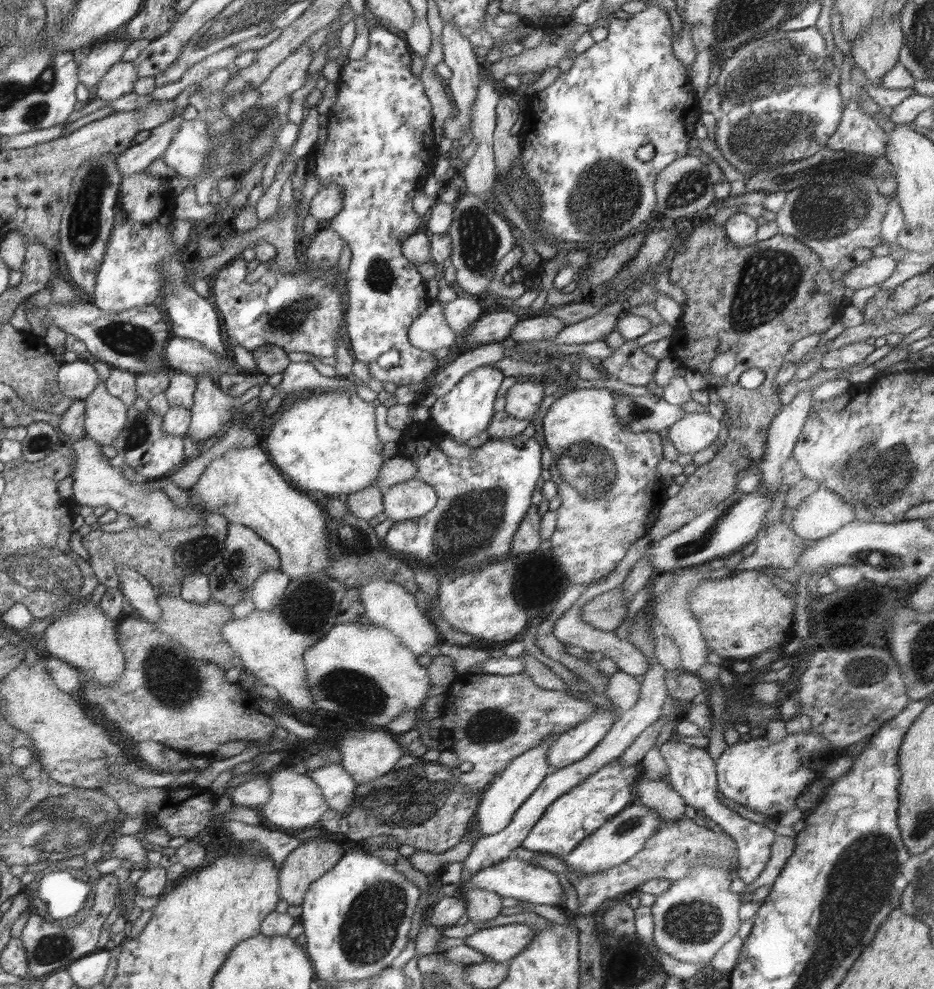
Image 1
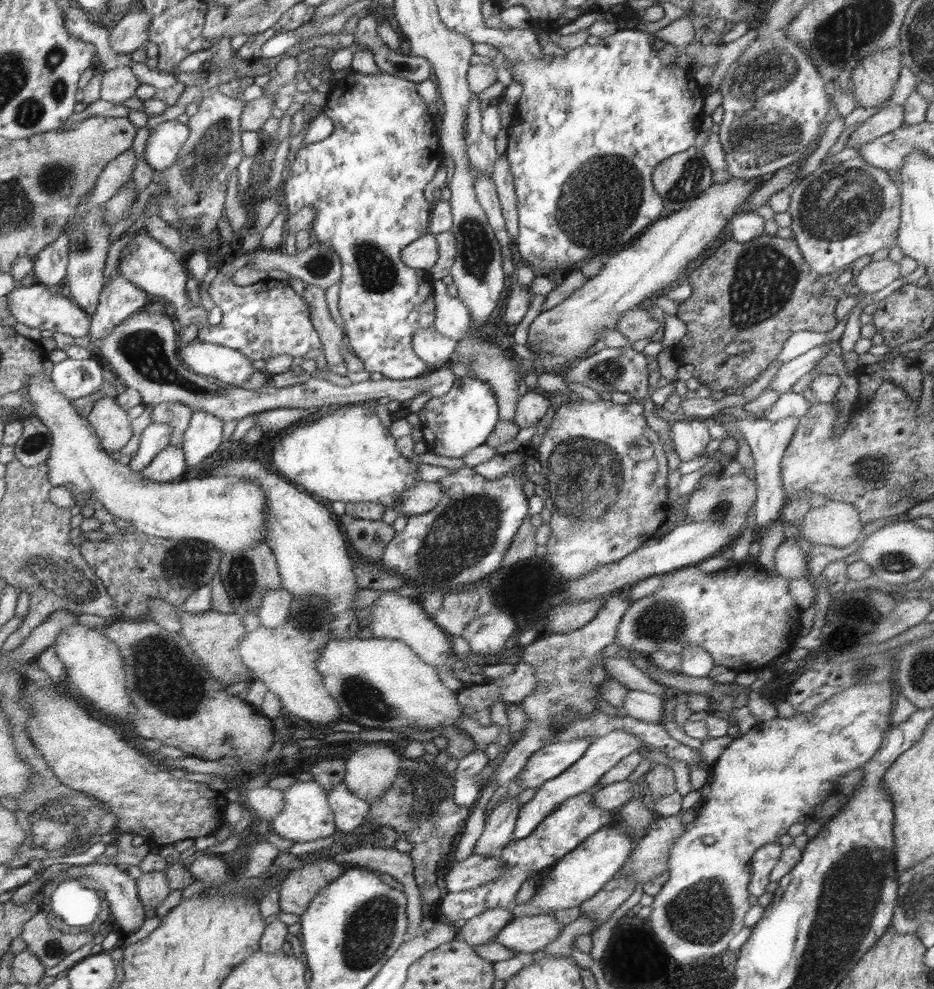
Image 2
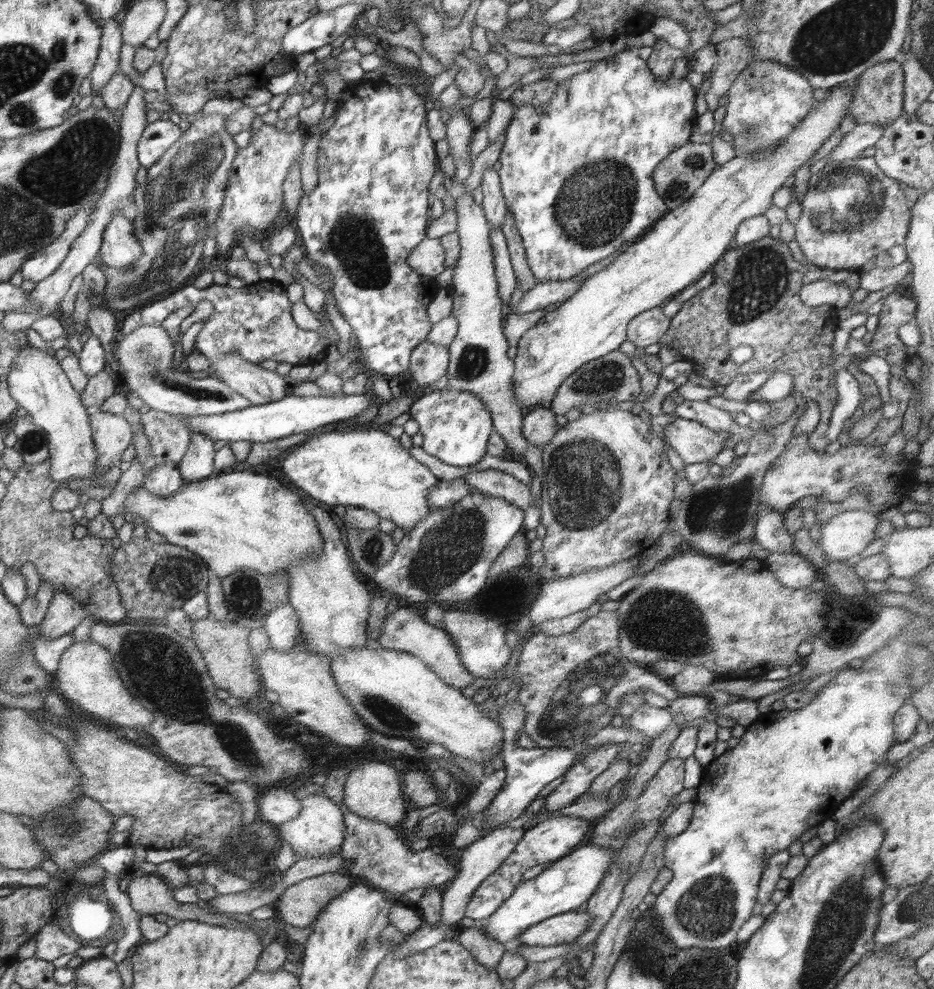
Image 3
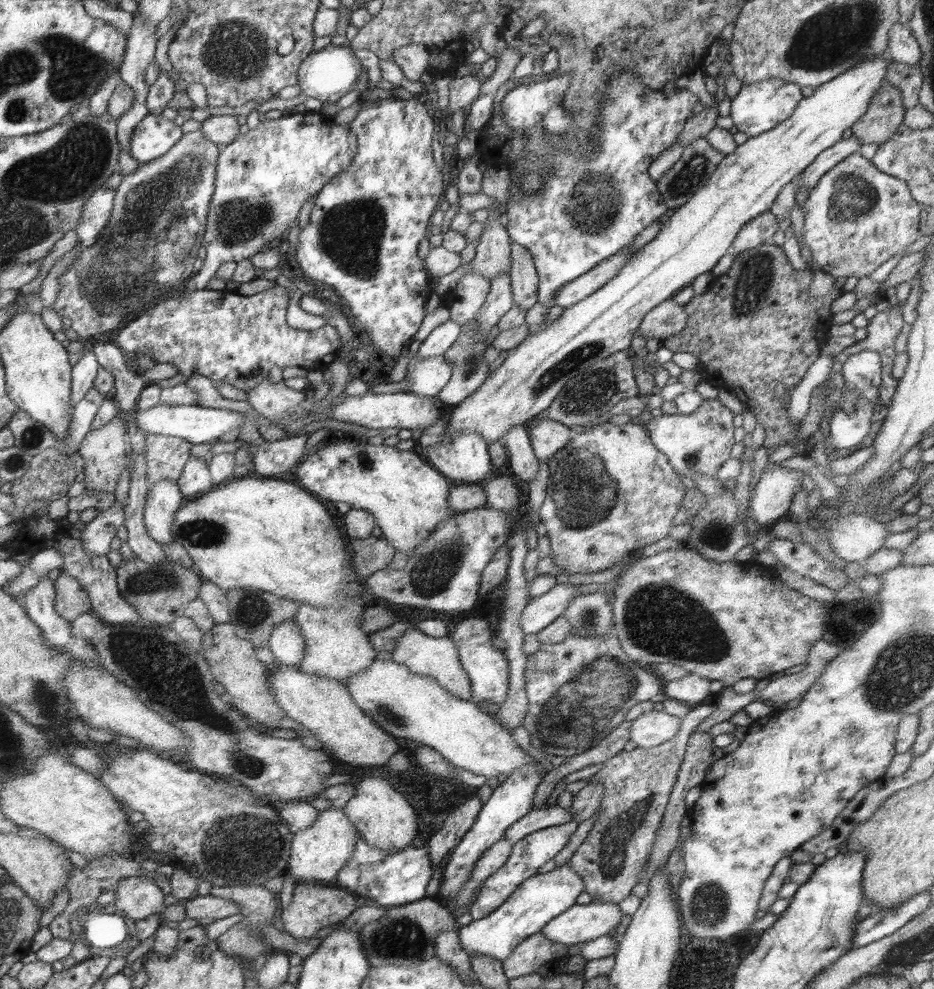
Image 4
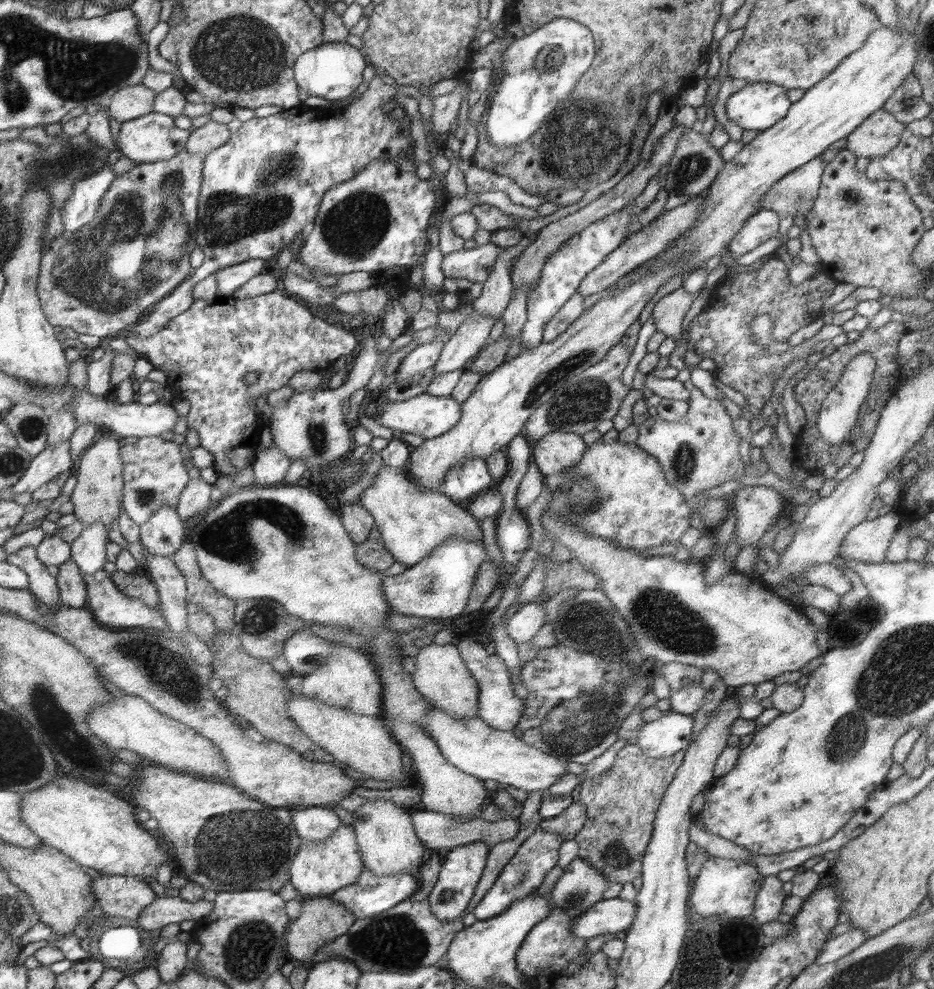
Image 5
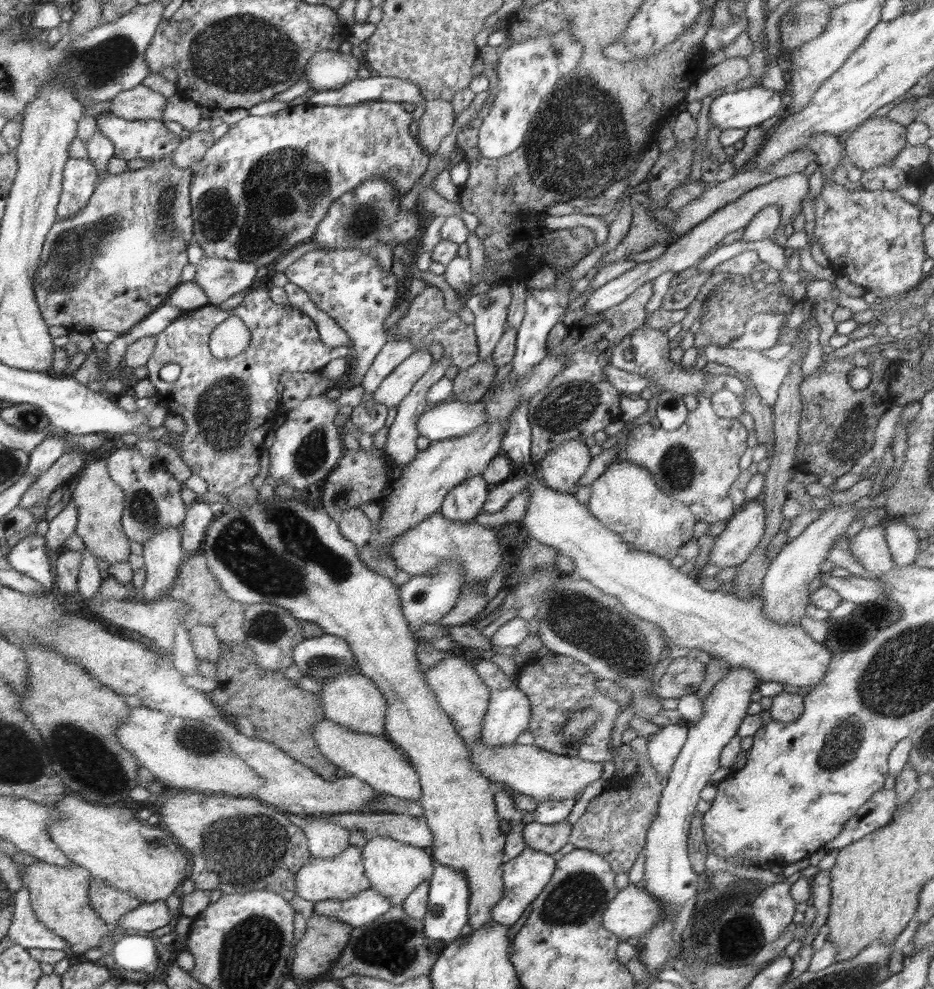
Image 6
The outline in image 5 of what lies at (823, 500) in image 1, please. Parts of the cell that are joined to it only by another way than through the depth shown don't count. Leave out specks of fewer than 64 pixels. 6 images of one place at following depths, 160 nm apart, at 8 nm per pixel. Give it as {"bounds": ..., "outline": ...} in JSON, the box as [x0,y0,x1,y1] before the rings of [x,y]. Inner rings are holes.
{"bounds":[840,511,901,564],"outline":[[[893,511],[880,517],[873,514],[848,532],[840,546],[840,556],[866,564],[884,563],[890,541],[899,530],[900,520],[901,517]]]}

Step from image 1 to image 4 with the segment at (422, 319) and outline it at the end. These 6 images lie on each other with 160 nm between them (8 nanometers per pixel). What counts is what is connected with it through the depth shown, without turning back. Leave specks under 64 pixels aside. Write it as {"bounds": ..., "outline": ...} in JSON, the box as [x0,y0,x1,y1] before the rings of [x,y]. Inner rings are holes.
{"bounds":[406,354,452,397],"outline":[[[415,354],[410,359],[406,377],[408,393],[436,397],[452,377],[452,366],[444,356],[420,358]]]}

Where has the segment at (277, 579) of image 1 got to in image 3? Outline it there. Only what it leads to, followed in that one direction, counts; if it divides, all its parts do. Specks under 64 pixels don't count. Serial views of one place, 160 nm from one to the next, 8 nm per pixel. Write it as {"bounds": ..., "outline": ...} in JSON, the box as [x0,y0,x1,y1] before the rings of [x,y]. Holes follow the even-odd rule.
{"bounds":[263,602,302,652],"outline":[[[289,602],[273,608],[263,627],[269,646],[281,652],[290,652],[302,634],[298,613]]]}

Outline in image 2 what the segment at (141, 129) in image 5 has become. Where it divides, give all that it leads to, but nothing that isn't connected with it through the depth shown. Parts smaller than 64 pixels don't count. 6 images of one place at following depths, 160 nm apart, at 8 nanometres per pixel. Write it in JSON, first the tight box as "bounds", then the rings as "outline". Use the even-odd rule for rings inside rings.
{"bounds":[144,119,189,171],"outline":[[[176,119],[161,122],[147,138],[144,160],[154,171],[168,169],[180,157],[180,150],[189,138],[189,125]]]}

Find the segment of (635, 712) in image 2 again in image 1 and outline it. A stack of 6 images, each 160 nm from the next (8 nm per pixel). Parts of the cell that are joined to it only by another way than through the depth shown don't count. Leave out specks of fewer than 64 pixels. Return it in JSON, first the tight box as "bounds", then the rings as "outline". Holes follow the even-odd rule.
{"bounds":[605,671,641,711],"outline":[[[617,671],[609,679],[605,695],[622,711],[632,708],[640,700],[641,684],[634,676]]]}

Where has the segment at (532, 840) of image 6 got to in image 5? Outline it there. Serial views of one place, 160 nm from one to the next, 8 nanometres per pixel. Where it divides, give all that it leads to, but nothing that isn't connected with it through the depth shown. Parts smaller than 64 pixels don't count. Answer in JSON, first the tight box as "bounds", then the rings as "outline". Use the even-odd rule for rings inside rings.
{"bounds":[539,800,586,841],"outline":[[[579,800],[573,801],[573,803],[558,816],[542,819],[539,828],[542,830],[549,830],[561,836],[564,841],[567,841],[572,840],[576,836],[576,833],[583,827],[586,821],[586,809]]]}

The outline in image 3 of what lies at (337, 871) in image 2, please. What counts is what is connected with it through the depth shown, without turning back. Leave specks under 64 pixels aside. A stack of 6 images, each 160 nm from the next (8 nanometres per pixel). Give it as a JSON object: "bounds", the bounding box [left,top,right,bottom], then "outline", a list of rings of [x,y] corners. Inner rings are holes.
{"bounds":[274,871,353,929],"outline":[[[343,871],[325,873],[313,878],[306,878],[284,890],[282,897],[274,904],[278,908],[279,921],[296,928],[305,929],[312,926],[338,895],[353,886],[353,876]]]}

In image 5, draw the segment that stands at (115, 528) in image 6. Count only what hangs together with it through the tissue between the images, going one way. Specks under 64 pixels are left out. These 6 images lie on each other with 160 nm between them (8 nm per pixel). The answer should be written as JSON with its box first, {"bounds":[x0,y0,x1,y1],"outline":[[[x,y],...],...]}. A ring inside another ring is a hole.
{"bounds":[70,432,125,531],"outline":[[[105,432],[94,445],[82,452],[76,463],[77,483],[70,498],[74,505],[73,514],[84,525],[84,529],[94,523],[102,523],[106,531],[112,529],[114,520],[120,514],[122,490],[125,490],[125,482],[122,482],[122,478],[118,478],[122,476],[122,470],[125,470],[125,462],[118,444],[118,436],[114,433]]]}

